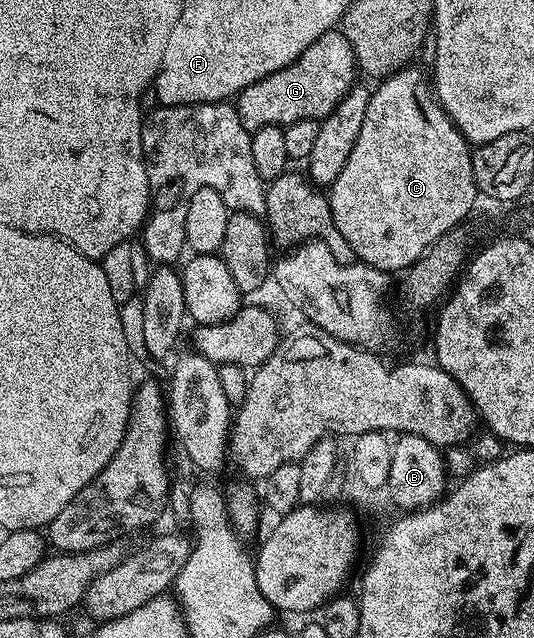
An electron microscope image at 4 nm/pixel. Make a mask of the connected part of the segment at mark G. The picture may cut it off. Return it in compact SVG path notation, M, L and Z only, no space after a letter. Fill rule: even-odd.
M327 30L299 54L299 58L277 68L275 74L262 76L259 82L247 86L235 97L239 122L251 134L263 126L280 128L300 120L322 121L339 106L355 83L359 69L351 42L339 30Z

